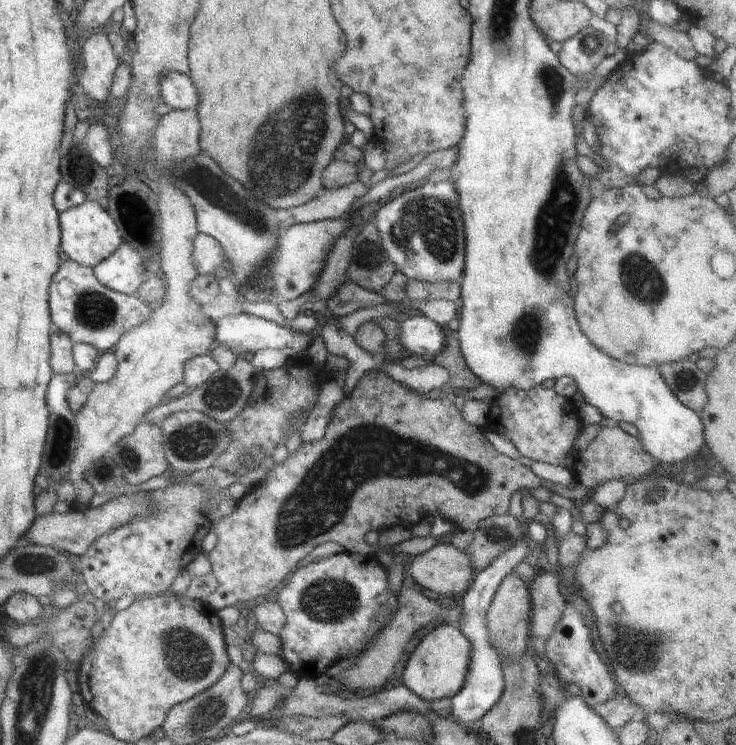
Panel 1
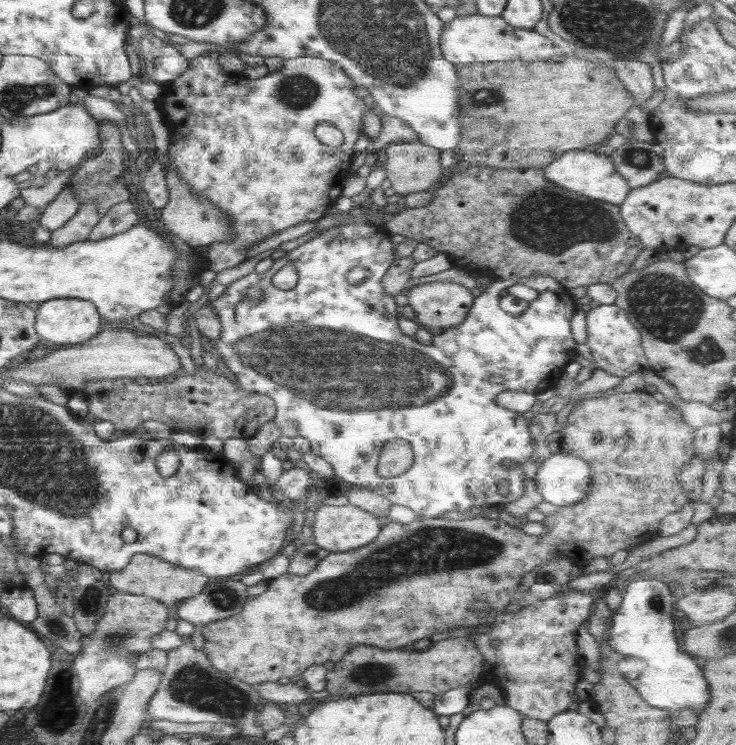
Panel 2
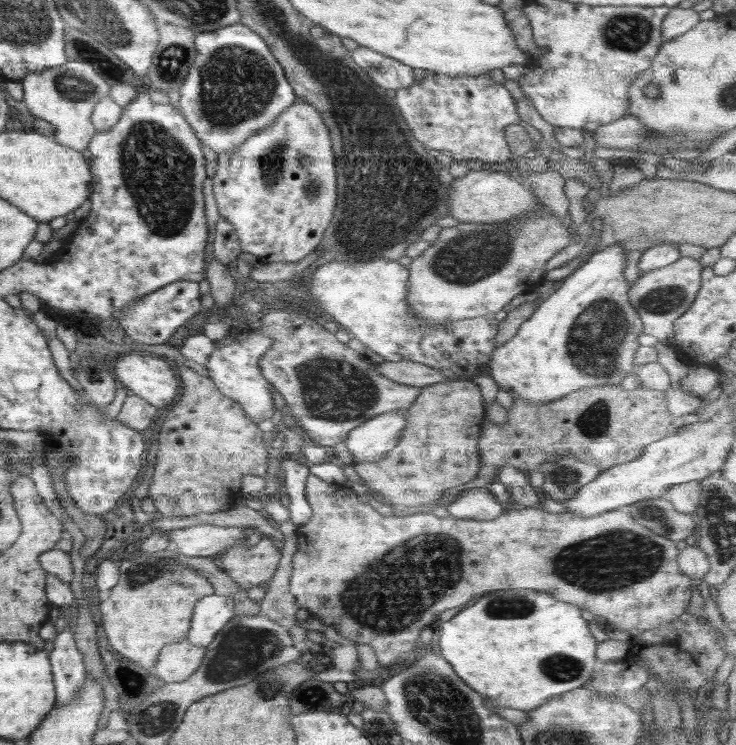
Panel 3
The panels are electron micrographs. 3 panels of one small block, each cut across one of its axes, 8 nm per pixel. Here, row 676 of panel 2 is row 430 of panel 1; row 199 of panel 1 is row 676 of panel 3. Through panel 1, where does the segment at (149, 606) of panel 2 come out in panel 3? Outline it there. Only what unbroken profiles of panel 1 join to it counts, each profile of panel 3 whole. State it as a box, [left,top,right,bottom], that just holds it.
[150,638,205,683]

